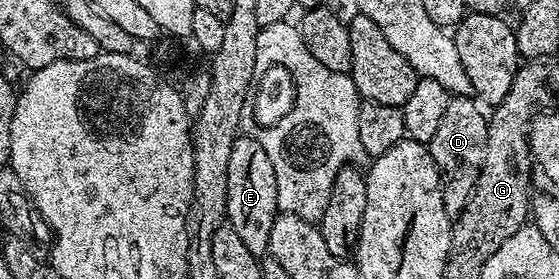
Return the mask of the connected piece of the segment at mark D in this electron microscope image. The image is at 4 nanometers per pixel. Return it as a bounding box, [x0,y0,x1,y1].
[428,97,488,220]

